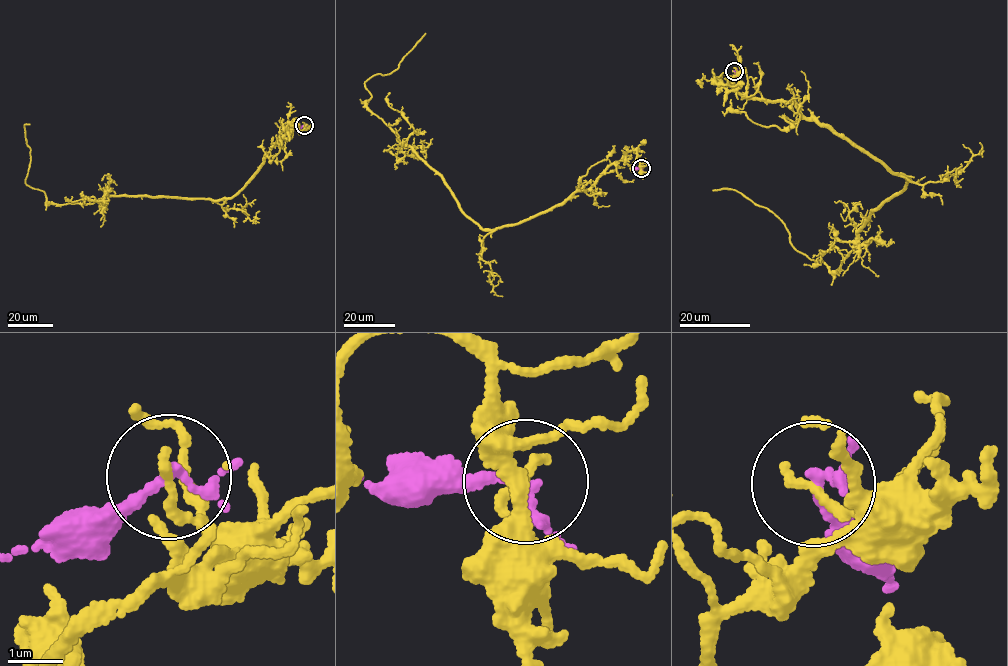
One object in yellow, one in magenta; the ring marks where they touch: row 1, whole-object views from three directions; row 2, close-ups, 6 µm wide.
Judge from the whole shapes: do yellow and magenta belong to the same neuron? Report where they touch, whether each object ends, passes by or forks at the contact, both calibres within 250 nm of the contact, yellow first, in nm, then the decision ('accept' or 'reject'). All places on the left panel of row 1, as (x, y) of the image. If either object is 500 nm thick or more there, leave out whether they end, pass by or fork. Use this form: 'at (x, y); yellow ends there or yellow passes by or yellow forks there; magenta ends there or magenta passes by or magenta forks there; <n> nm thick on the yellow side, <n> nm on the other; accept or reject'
at (304, 125); yellow ends there; magenta forks there; 190 nm thick on the yellow side, 130 nm on the other; reject

